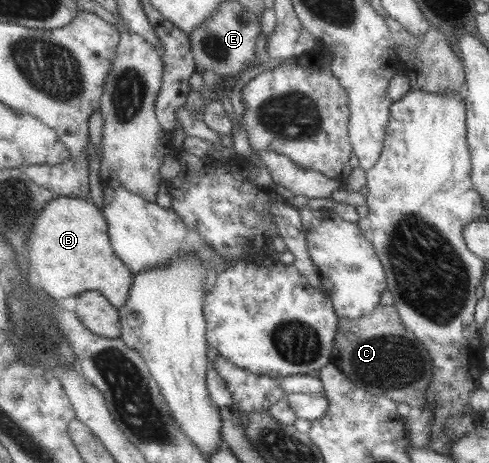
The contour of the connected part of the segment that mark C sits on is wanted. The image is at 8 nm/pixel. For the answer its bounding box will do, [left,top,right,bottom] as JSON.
[332,304,434,409]

